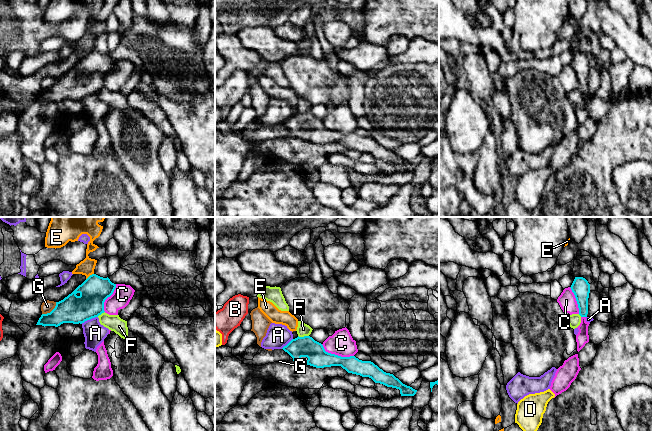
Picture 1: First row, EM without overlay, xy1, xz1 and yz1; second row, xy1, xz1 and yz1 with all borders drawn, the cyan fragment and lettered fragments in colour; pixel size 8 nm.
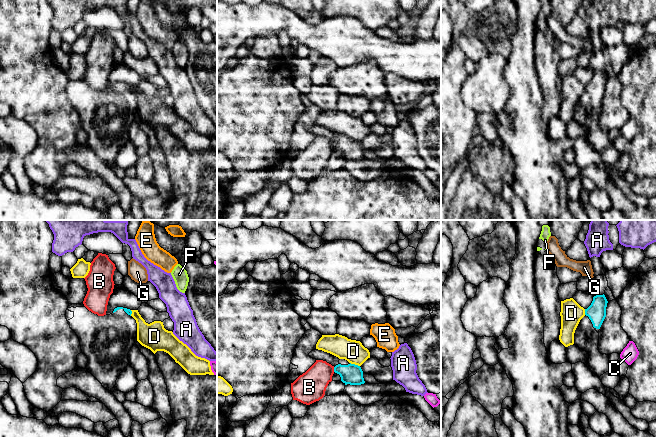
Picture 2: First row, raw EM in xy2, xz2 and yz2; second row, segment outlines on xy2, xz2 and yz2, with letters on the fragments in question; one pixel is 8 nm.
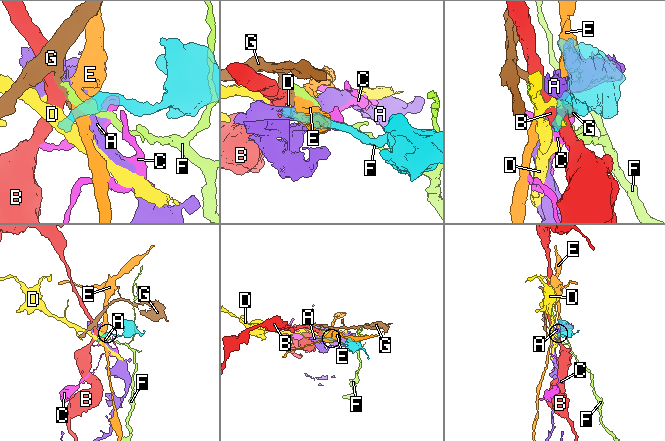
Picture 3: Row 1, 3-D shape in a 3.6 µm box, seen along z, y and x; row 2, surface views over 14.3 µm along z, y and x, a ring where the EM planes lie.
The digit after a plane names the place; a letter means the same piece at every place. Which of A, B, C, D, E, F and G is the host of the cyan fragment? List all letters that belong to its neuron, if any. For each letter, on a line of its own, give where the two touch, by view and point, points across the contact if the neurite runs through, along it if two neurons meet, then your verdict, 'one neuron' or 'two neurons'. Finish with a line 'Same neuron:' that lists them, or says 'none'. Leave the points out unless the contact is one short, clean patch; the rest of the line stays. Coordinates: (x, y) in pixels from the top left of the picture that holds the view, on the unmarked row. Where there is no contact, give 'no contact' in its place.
A: meets cyan in xy1 at (89, 95); two neurons
B: meets cyan in xz2 at (334, 145); border along xz2 (333, 143), (334, 147); two neurons
C: meets cyan in xz1 at (336, 131); border along xz1 (321, 120), (328, 128), (341, 132), (353, 132); two neurons
D: meets cyan in xz2 at (354, 140); border along xz2 (350, 138), (359, 142); two neurons
E: meets cyan in xy1 at (89, 52); border along xy1 (93, 49), (86, 55); two neurons
F: meets cyan in xz1 at (304, 112); two neurons
G: meets cyan in xy1 at (51, 87); border along xy1 (56, 78), (56, 81), (49, 88), (42, 90); two neurons
Same neuron: none

